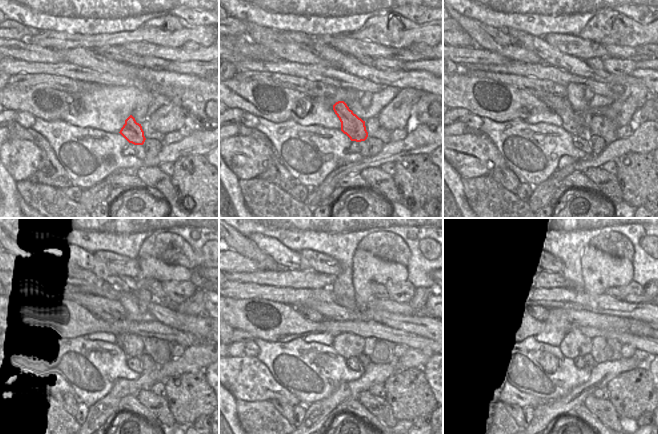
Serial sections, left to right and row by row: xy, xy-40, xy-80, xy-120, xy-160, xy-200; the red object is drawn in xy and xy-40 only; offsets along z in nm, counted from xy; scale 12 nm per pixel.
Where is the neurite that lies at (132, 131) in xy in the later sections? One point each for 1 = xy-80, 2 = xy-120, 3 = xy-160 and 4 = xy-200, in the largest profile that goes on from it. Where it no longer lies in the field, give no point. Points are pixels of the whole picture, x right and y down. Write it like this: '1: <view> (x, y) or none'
1: xy-80 (571, 121)
2: xy-120 (83, 314)
3: xy-160 (308, 313)
4: xy-200 (533, 313)

